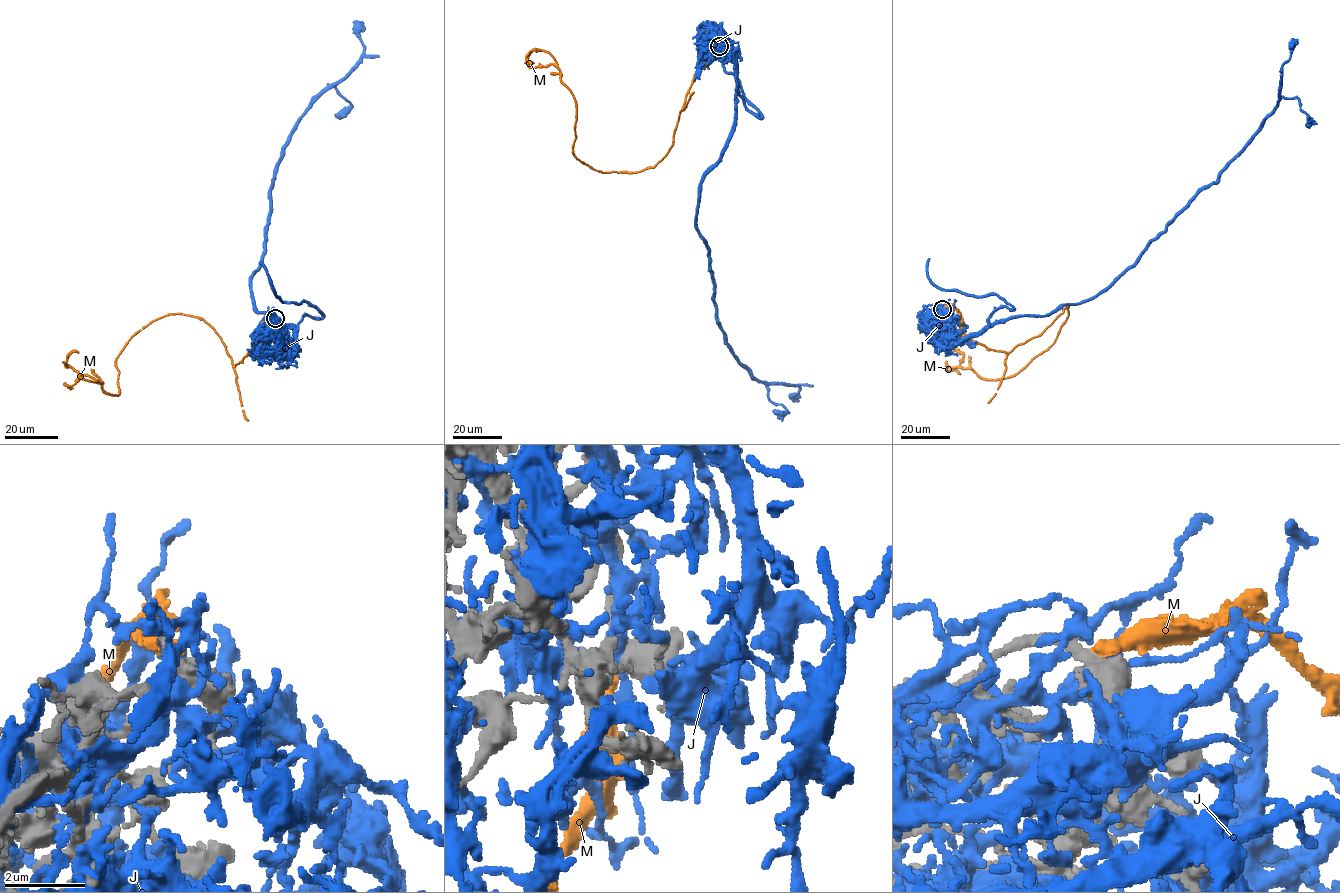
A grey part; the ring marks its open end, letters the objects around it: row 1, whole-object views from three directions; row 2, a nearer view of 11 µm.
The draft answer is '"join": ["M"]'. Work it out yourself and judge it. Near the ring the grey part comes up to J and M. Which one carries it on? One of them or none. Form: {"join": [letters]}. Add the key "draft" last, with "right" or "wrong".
{"join": [], "draft": "wrong"}

